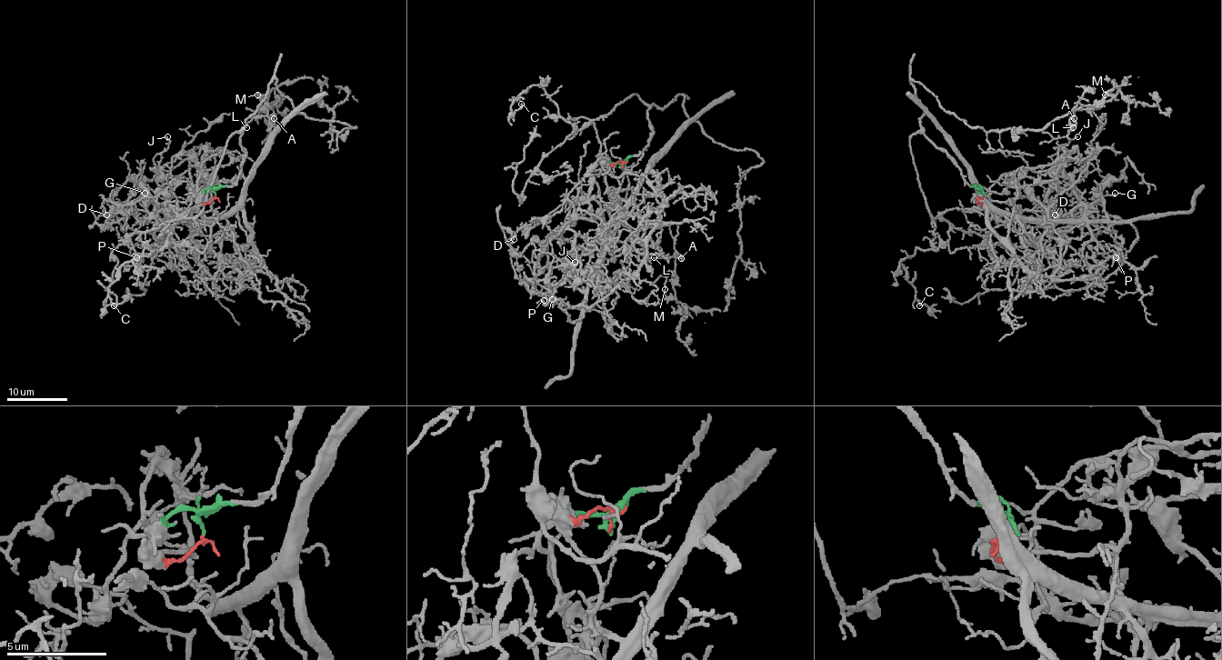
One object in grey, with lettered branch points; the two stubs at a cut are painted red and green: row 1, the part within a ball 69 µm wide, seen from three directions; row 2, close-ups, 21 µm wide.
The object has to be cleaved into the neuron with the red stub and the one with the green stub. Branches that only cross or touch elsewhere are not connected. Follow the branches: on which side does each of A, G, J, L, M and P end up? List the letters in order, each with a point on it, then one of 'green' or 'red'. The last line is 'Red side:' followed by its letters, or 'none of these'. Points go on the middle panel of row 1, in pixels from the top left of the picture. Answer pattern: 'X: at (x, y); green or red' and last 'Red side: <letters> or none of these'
A: at (681, 258); green
G: at (552, 299); red
J: at (575, 262); red
L: at (654, 257); green
M: at (665, 289); green
P: at (544, 300); red
Red side: G, J, P

